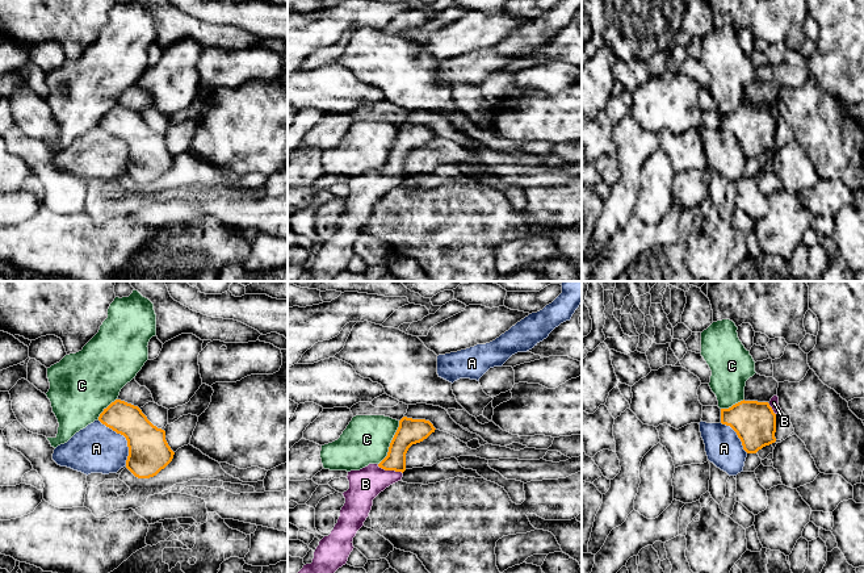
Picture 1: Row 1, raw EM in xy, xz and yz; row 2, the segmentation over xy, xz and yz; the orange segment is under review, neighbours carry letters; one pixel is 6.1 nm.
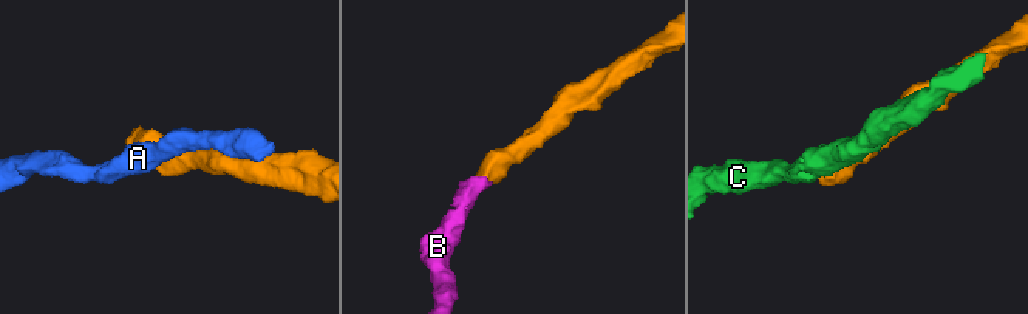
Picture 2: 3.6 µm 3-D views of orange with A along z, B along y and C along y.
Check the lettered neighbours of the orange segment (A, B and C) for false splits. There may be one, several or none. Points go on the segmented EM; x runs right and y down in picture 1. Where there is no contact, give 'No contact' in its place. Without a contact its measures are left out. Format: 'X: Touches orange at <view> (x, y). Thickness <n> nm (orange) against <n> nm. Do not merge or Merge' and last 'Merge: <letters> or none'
A: Touches orange at xy (126, 439). Thickness 260 nm (orange) against 300 nm. Do not merge
B: Touches orange at xz (390, 469). Thickness 140 nm (orange) against 190 nm. Merge
C: Touches orange at xz (390, 443). Thickness 160 nm (orange) against 280 nm. Do not merge
Merge: B

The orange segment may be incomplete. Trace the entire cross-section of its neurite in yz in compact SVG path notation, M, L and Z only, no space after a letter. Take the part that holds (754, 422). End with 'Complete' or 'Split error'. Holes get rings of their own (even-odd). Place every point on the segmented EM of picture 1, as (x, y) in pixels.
M777 394L769 402L741 401L721 409L721 423L730 426L747 453L756 453L776 442L776 414L781 411Z. Split error

